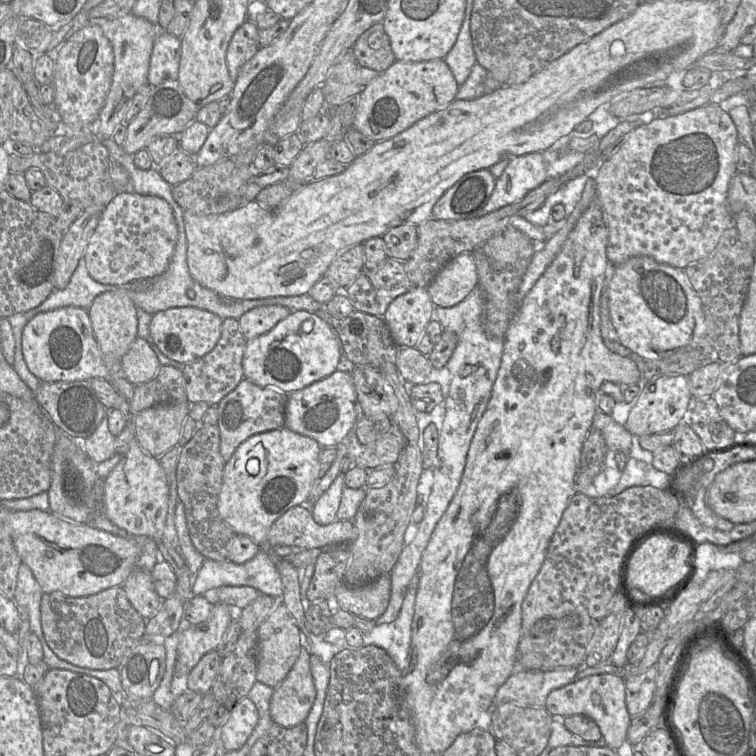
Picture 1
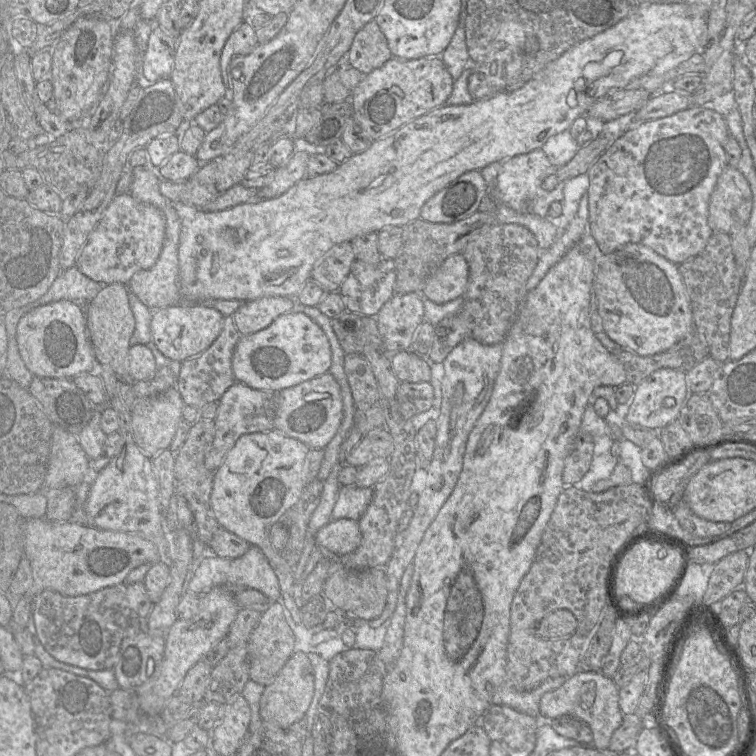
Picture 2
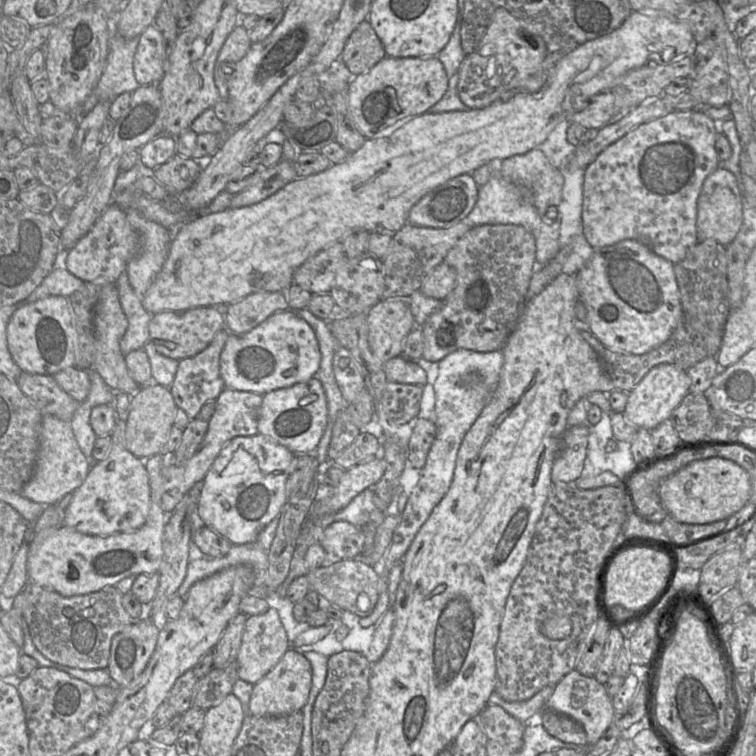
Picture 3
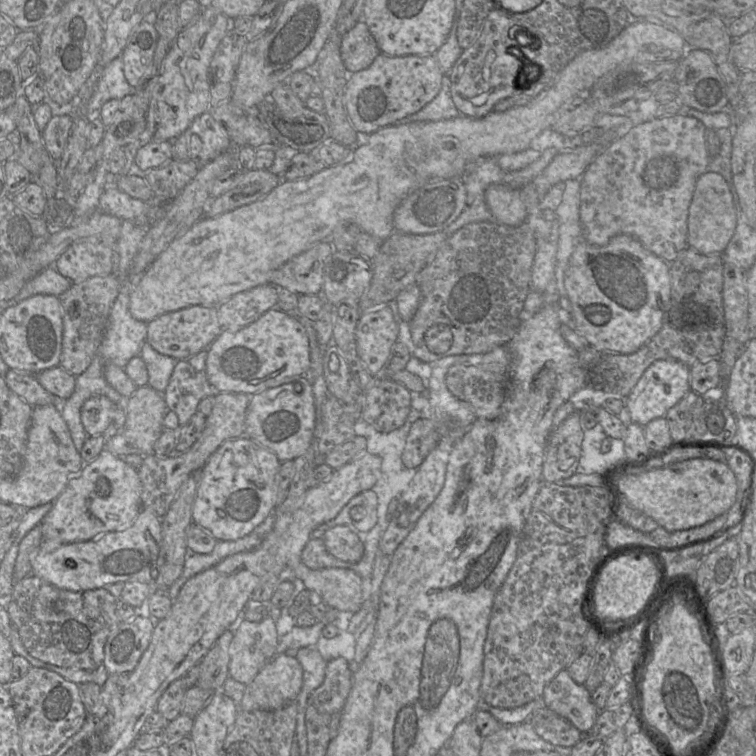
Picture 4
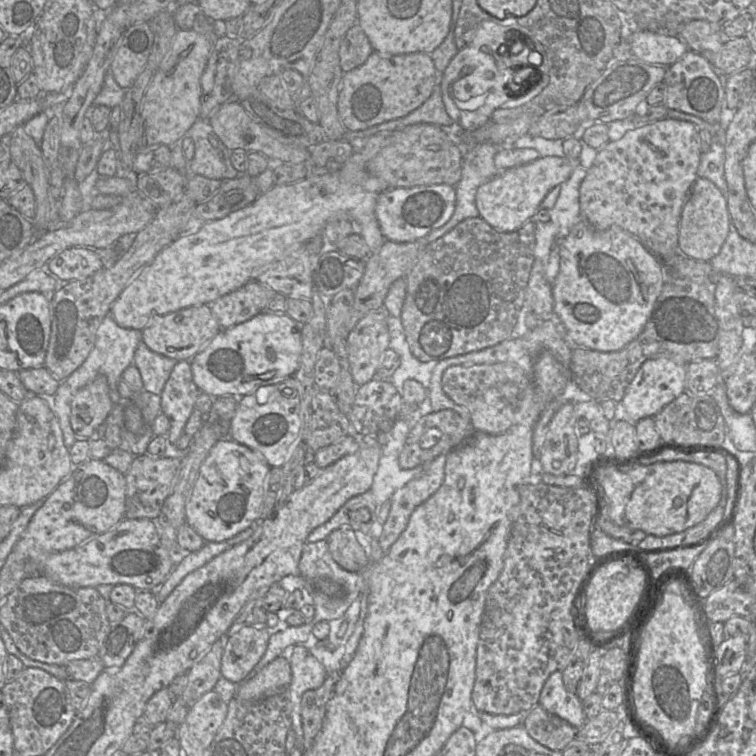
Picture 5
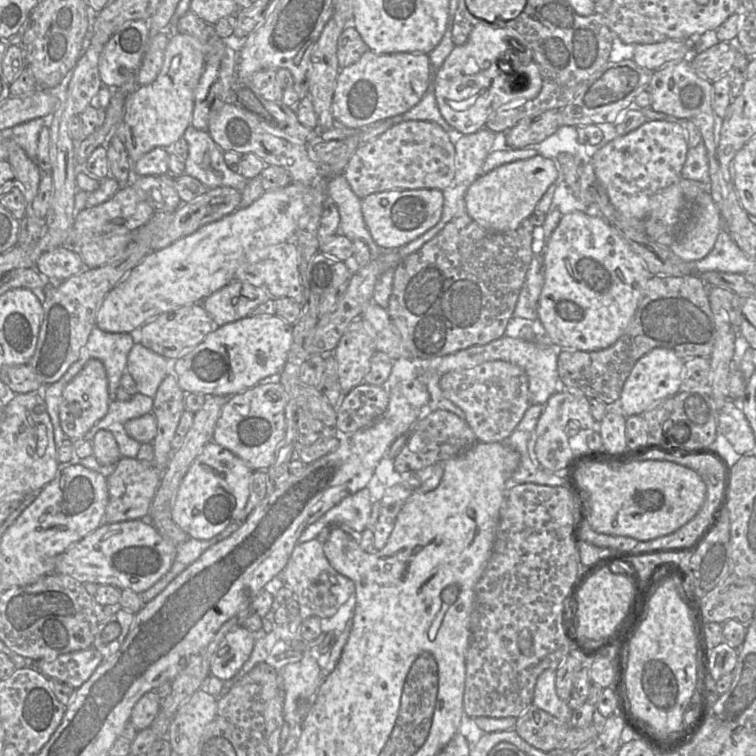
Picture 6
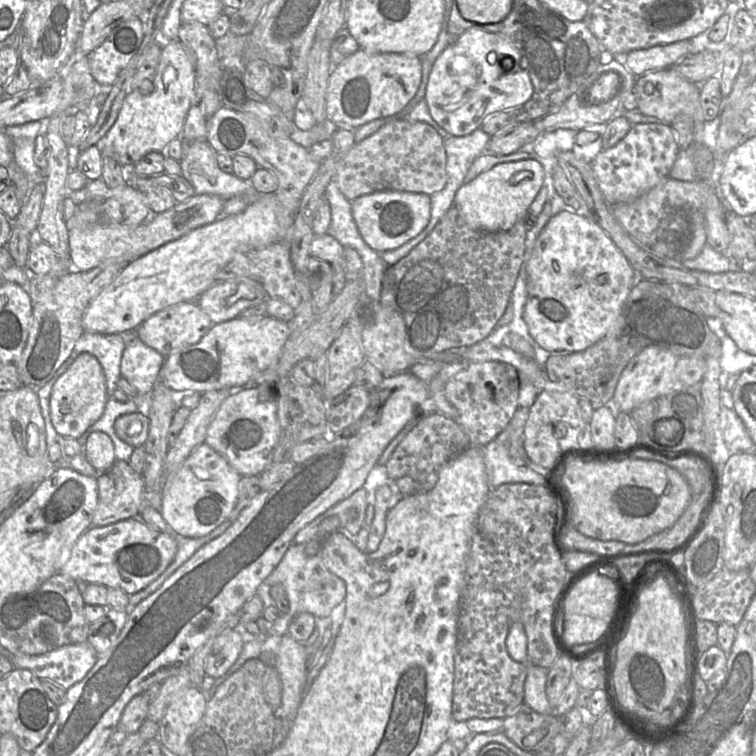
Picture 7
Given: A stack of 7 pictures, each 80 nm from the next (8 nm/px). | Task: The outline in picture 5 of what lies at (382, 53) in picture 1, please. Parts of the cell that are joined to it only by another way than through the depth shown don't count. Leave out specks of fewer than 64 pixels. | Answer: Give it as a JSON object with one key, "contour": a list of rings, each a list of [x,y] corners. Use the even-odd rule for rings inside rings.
{"contour":[[[355,24],[344,35],[339,48],[340,67],[343,72],[353,70],[361,66],[374,49],[361,28]]]}

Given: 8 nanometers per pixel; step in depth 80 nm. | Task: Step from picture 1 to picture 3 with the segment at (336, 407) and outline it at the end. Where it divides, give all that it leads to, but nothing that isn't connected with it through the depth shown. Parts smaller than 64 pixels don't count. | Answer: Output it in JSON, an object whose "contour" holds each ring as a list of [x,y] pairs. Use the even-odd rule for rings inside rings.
{"contour":[[[318,378],[263,394],[258,432],[288,448],[295,455],[313,453],[328,423],[327,397]]]}

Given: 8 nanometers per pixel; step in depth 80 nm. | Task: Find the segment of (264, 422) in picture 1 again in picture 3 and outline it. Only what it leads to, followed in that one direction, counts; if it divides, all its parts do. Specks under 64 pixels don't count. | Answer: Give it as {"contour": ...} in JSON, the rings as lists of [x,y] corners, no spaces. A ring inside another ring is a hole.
{"contour":[[[225,388],[215,399],[215,411],[208,420],[208,430],[196,453],[183,465],[173,464],[173,454],[164,455],[164,466],[161,470],[163,479],[161,507],[166,514],[174,510],[195,483],[204,479],[221,449],[231,439],[237,436],[252,436],[259,433],[258,417],[262,400],[263,395],[256,392]]]}

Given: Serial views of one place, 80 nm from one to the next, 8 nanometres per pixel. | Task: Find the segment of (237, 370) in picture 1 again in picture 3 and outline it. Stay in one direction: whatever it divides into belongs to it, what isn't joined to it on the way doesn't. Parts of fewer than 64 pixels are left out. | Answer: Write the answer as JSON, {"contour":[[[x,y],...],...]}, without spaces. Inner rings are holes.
{"contour":[[[226,329],[220,330],[211,343],[193,357],[179,360],[177,371],[169,390],[174,402],[191,419],[198,417],[201,407],[208,400],[215,400],[226,388],[220,372],[220,356],[230,333]]]}

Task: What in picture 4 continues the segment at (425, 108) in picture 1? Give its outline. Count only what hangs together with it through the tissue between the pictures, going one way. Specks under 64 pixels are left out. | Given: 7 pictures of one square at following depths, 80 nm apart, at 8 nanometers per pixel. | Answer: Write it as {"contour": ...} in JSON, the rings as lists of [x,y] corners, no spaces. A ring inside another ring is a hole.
{"contour":[[[380,53],[368,68],[349,75],[344,106],[351,124],[359,134],[370,135],[398,123],[438,95],[443,75],[435,55],[389,56]]]}

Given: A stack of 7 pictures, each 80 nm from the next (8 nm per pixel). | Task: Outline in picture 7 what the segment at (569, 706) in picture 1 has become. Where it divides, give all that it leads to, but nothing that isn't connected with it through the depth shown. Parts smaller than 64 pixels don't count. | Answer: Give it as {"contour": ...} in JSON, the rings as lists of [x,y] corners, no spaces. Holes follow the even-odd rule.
{"contour":[[[527,665],[527,676],[524,684],[524,703],[541,714],[552,714],[553,708],[546,695],[548,669]]]}

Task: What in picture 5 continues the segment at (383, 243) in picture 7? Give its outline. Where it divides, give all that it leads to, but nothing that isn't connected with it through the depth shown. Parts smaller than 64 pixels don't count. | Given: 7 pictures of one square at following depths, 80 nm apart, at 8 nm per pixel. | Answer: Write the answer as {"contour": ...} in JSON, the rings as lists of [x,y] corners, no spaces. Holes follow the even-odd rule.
{"contour":[[[448,184],[394,188],[379,194],[375,215],[386,240],[398,243],[420,241],[448,222],[454,213],[455,204],[455,186]]]}

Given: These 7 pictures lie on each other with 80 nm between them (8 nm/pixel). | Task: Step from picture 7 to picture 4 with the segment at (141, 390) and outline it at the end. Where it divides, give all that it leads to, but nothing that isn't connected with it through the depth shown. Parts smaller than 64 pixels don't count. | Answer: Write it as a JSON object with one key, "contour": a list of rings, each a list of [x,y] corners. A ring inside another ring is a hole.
{"contour":[[[144,342],[139,356],[148,372],[148,385],[163,394],[178,360],[158,353],[148,342]]]}

